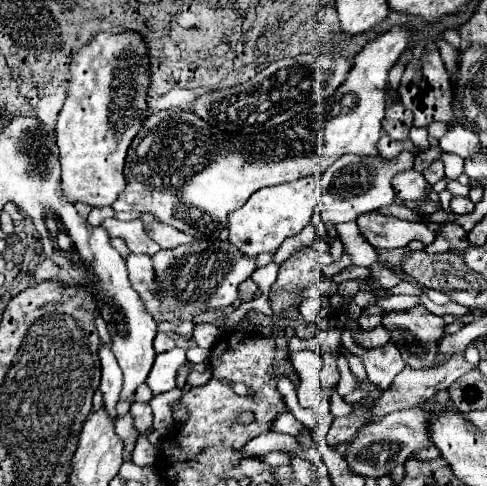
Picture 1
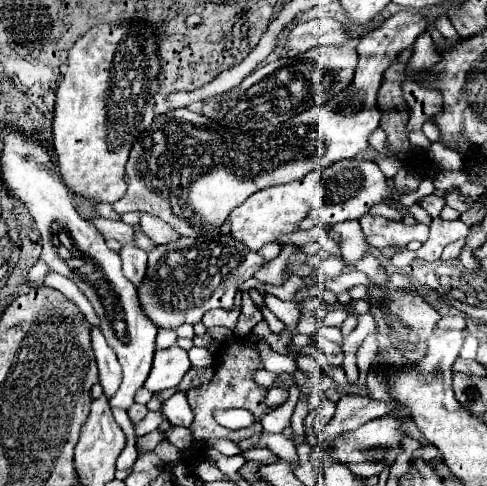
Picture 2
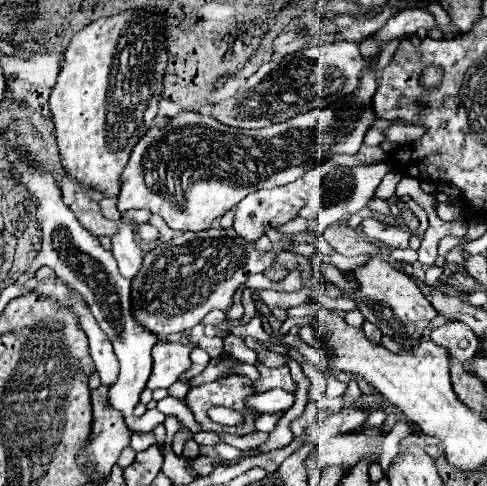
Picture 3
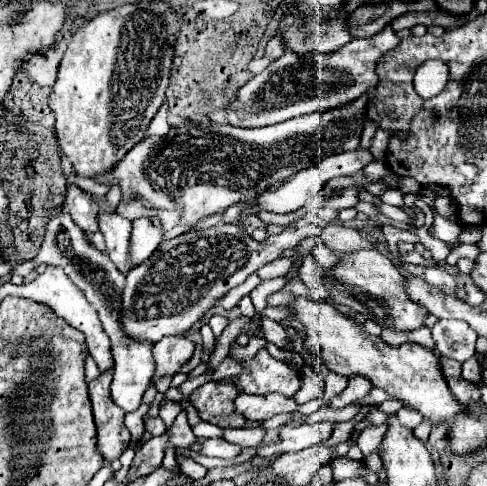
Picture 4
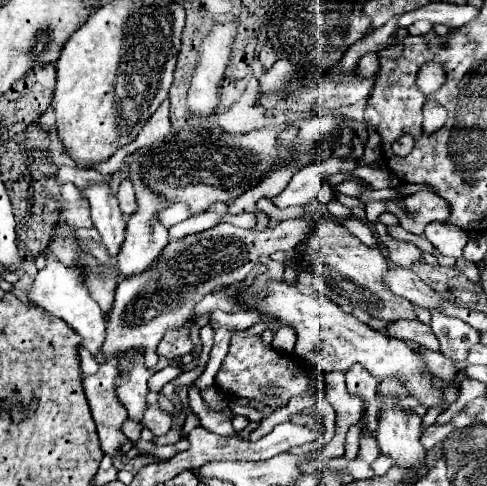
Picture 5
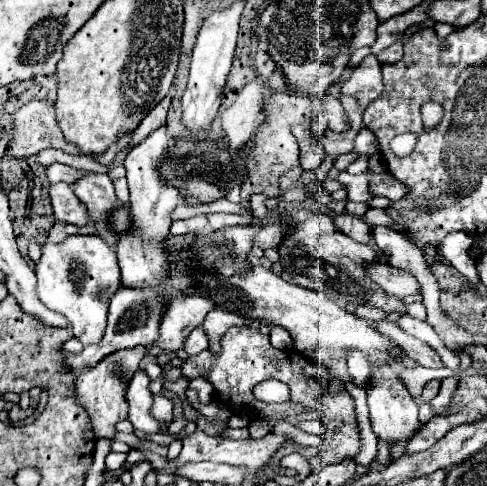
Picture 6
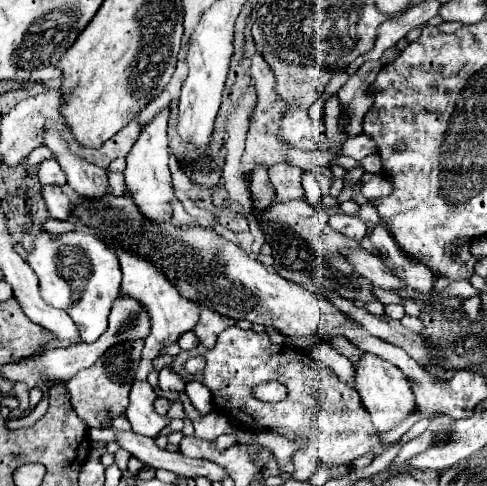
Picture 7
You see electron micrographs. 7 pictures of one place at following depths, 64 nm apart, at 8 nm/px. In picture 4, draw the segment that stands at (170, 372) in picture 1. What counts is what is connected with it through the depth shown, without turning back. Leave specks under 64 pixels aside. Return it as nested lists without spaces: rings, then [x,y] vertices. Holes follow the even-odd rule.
[[[166,336],[154,344],[152,354],[156,360],[152,386],[158,392],[166,392],[180,366],[184,366],[192,358],[194,344],[190,340],[184,340],[182,336]]]

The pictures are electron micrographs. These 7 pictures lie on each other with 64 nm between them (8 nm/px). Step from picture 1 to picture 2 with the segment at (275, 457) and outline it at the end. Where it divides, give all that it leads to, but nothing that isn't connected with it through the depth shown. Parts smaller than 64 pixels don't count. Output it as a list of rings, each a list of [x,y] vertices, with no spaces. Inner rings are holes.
[[[253,448],[242,453],[247,461],[263,462],[272,464],[275,462],[275,454],[268,448]]]

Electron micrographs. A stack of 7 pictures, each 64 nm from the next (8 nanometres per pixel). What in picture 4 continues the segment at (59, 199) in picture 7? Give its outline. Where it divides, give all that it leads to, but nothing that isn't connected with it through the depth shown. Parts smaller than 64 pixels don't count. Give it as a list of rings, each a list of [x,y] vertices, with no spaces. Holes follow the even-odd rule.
[[[70,186],[66,192],[66,204],[64,210],[70,212],[72,220],[84,230],[84,232],[98,232],[96,224],[96,202],[92,196],[88,196],[84,190]]]

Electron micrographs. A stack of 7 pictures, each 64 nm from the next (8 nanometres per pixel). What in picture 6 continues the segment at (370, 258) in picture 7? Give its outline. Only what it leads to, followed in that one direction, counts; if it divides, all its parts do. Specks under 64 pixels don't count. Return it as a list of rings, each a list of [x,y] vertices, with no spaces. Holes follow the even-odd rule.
[[[376,262],[376,264],[370,264],[368,266],[368,276],[380,288],[384,288],[384,292],[394,294],[398,298],[420,294],[418,280],[410,272],[406,272],[406,270],[400,270],[400,268],[394,268],[394,266]]]

